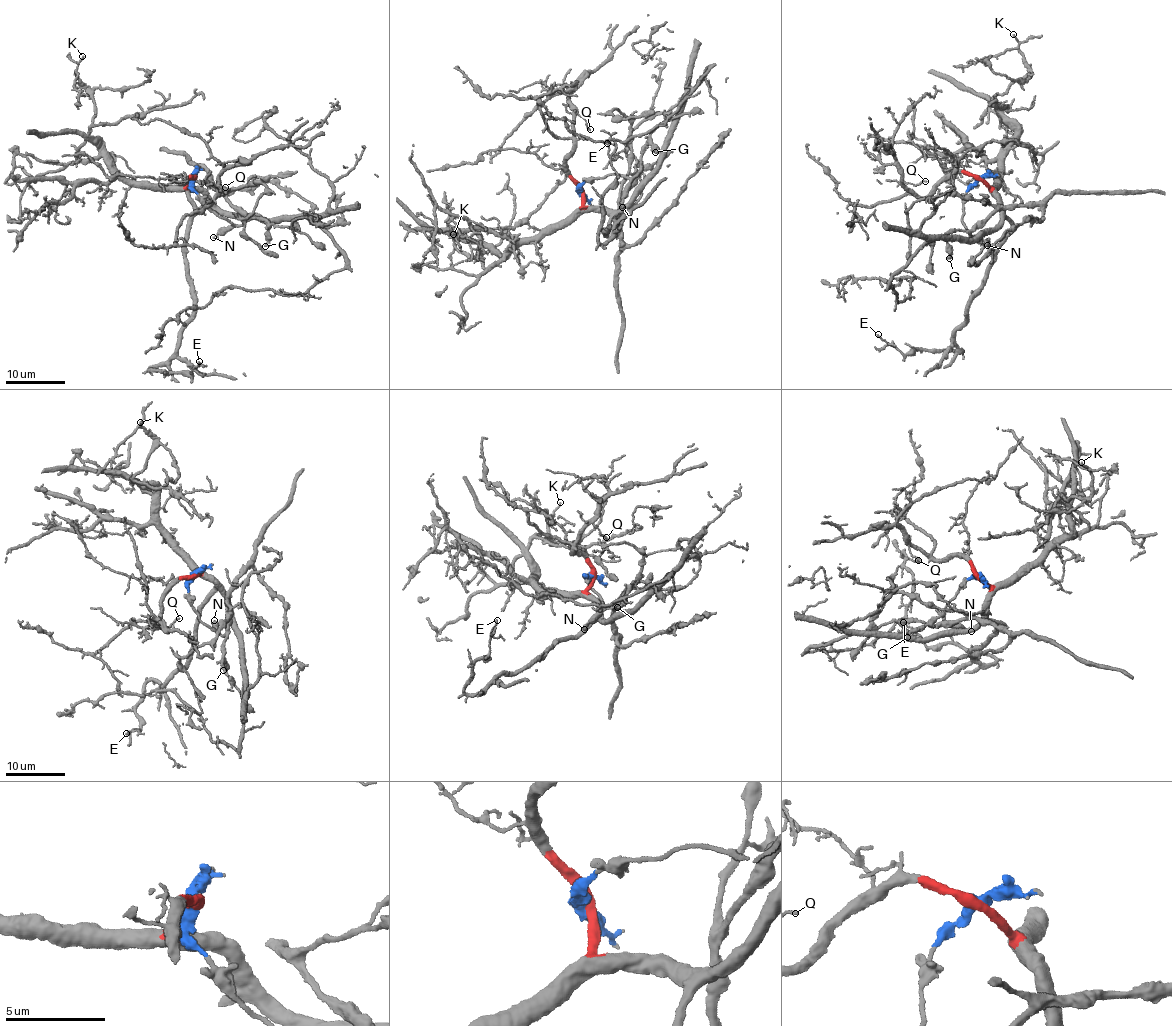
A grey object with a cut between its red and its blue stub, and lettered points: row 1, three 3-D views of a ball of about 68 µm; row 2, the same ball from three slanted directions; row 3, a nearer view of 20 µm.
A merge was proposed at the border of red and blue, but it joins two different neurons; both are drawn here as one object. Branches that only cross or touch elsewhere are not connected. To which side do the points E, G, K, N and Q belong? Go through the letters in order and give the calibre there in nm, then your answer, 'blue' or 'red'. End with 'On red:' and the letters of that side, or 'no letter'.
E: 100 nm | red
G: 320 nm | blue
K: 120 nm | red
N: 150 nm | blue
Q: 110 nm | red
On red: E, K, Q

